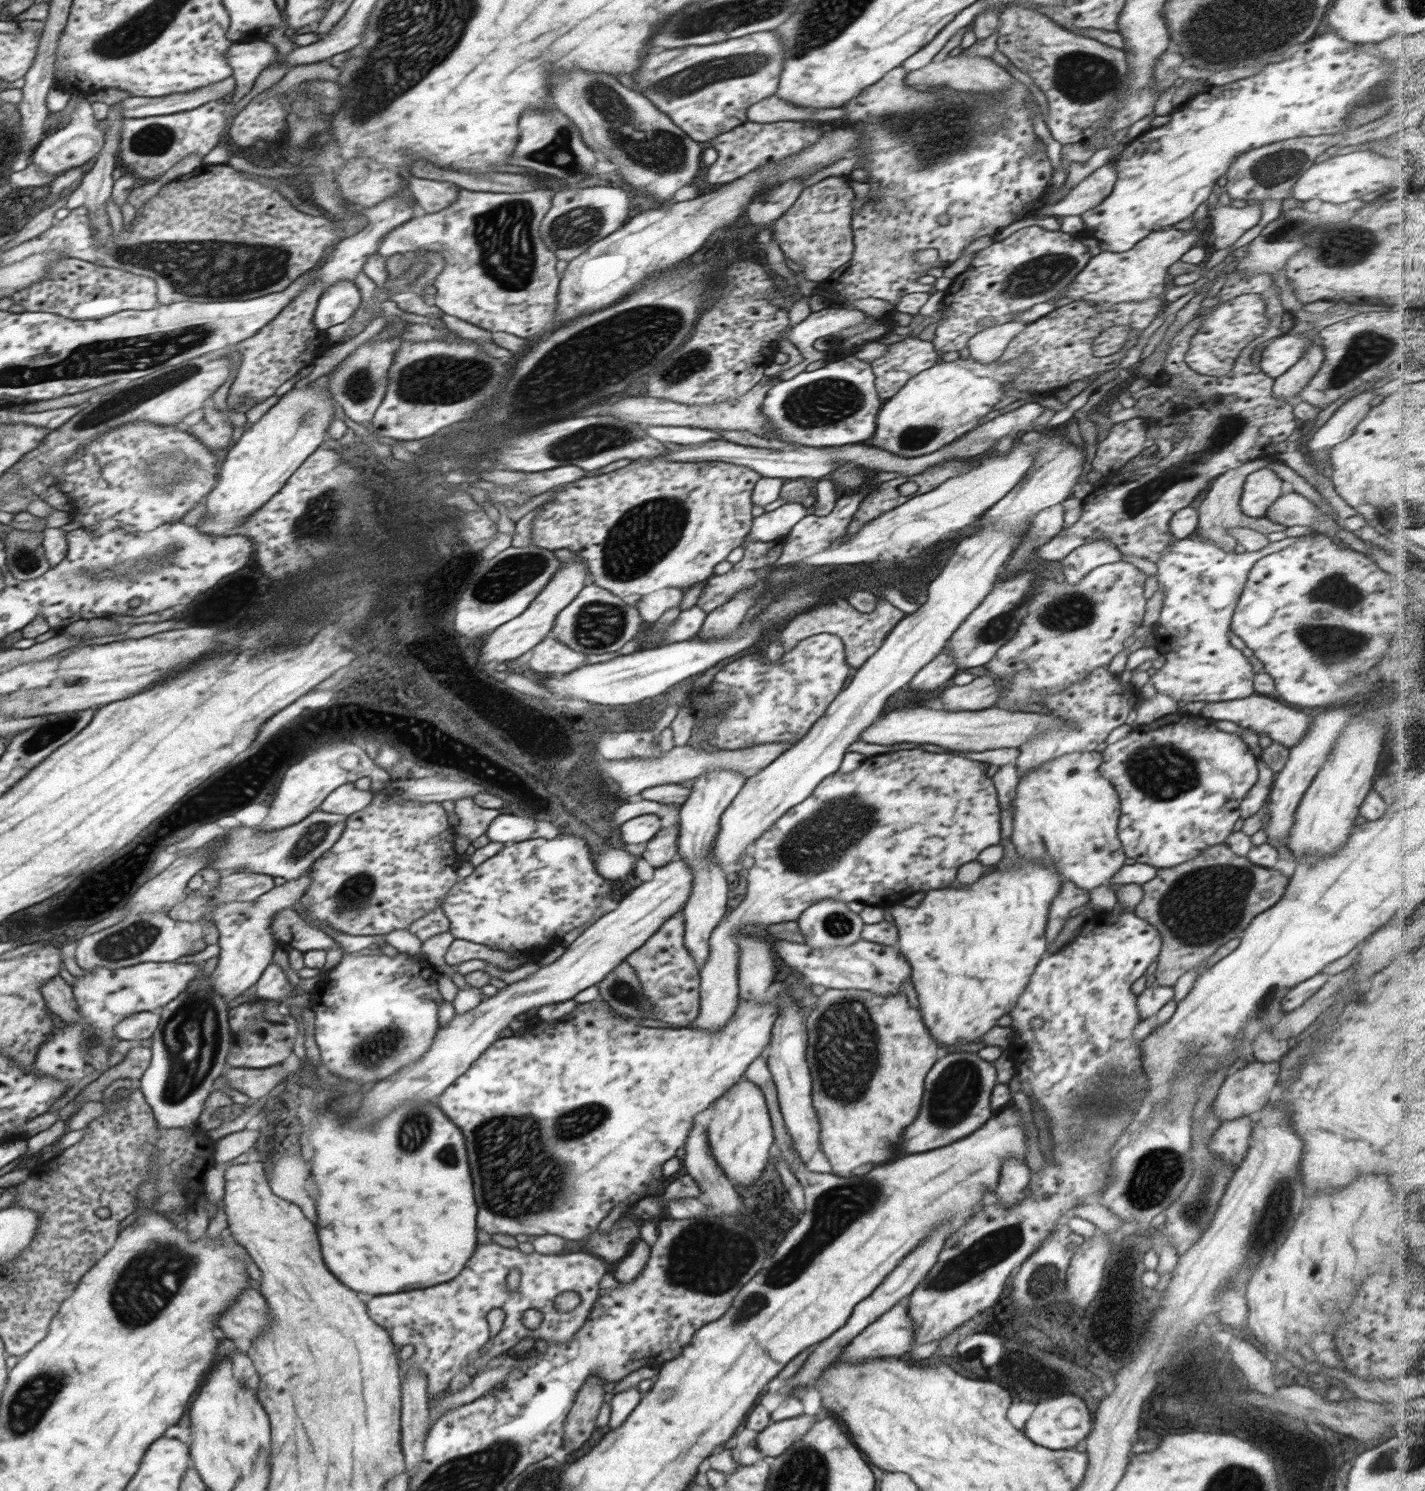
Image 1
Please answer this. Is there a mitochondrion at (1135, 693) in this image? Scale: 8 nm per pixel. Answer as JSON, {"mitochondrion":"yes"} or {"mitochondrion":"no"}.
{"mitochondrion":"no"}

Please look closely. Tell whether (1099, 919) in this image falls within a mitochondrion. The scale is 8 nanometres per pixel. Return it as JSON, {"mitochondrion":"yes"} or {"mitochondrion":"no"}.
{"mitochondrion":"no"}

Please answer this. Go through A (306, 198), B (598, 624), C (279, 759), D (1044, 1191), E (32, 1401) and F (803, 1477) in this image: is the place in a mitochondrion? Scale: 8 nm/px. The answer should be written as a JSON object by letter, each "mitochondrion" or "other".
{"A":"other","B":"mitochondrion","C":"other","D":"other","E":"mitochondrion","F":"mitochondrion"}

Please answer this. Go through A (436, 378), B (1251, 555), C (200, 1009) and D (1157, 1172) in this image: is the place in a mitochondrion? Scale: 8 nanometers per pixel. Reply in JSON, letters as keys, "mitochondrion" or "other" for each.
{"A":"mitochondrion","B":"other","C":"mitochondrion","D":"mitochondrion"}

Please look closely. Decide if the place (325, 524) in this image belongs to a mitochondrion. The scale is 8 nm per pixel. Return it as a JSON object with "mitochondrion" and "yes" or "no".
{"mitochondrion":"yes"}

